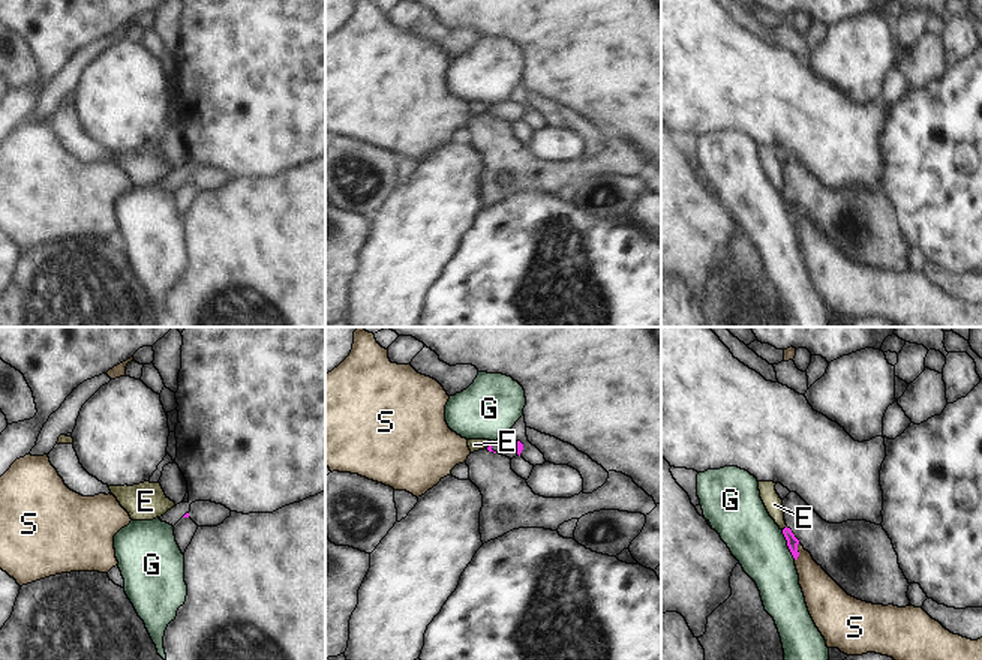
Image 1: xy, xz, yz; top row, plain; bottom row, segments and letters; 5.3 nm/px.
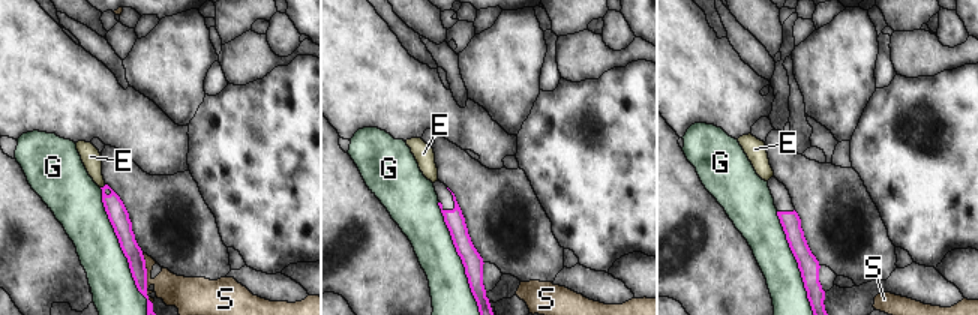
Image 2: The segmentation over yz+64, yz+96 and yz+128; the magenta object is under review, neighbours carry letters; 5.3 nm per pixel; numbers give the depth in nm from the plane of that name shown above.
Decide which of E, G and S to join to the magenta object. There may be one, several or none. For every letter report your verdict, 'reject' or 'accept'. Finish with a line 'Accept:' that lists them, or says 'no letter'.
E: reject
G: reject
S: reject
Accept: no letter

